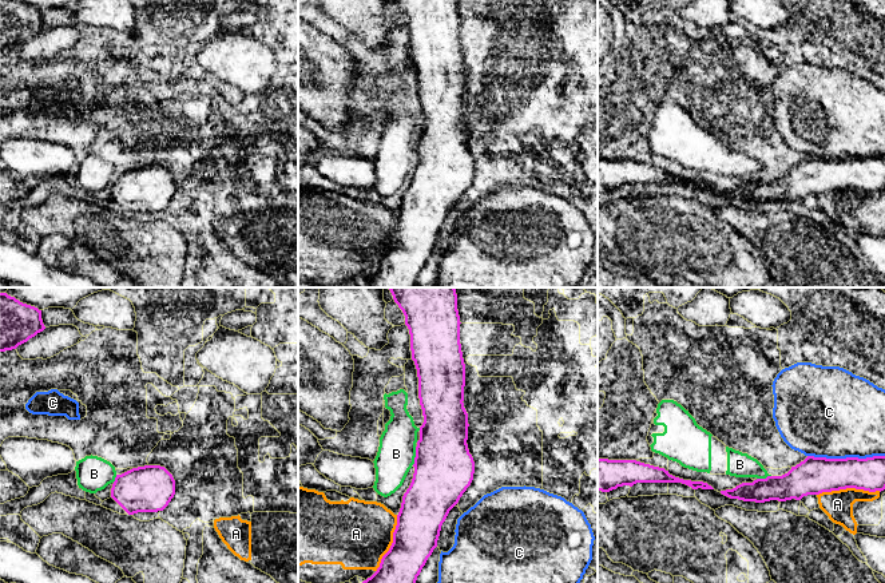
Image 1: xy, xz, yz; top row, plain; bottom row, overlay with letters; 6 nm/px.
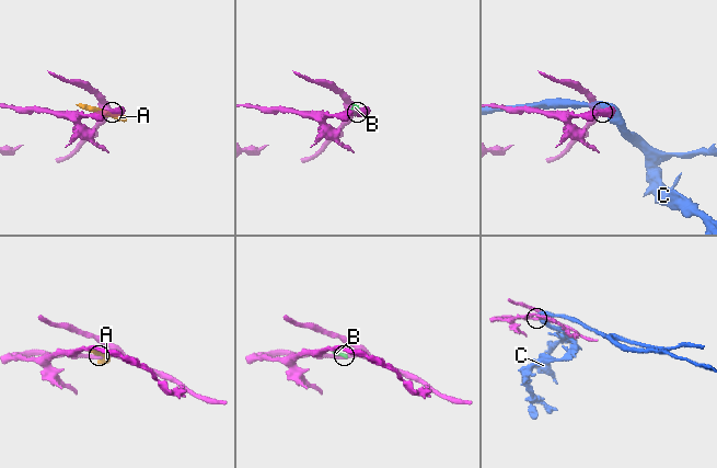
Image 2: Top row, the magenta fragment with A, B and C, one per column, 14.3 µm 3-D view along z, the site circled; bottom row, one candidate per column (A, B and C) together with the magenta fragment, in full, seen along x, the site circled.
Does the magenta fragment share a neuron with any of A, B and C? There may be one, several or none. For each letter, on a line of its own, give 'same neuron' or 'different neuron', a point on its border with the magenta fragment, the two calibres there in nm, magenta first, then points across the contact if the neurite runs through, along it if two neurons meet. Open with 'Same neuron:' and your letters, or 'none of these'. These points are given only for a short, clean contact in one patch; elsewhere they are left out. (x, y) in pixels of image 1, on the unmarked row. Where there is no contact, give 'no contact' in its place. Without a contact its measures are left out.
Same neuron: none of these
A: different neuron; contact yz (848, 187); calibres 220 and 180 nm
B: different neuron; contact xz (416, 157); calibres 360 and 220 nm
C: different neuron; contact yz (846, 158); calibres 220 and 500 nm

